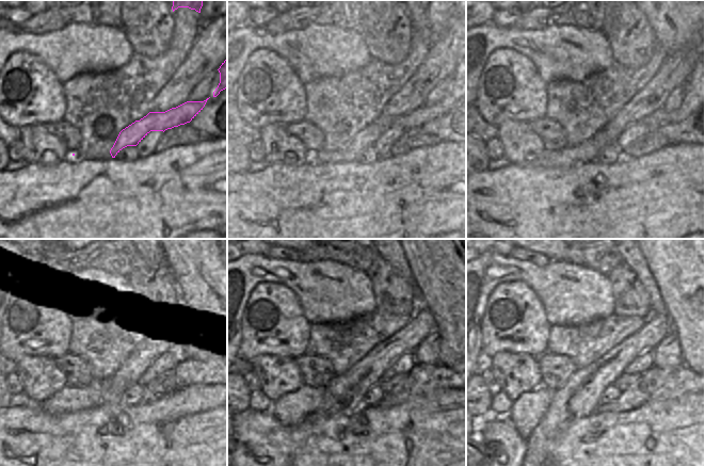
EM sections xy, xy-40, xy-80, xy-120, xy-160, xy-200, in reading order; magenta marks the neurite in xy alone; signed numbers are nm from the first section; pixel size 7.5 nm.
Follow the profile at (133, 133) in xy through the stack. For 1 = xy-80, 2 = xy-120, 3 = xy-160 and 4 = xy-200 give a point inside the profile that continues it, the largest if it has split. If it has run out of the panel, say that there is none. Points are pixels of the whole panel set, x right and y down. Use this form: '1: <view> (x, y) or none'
1: xy-80 (677, 21)
2: xy-120 (205, 260)
3: xy-160 (444, 260)
4: xy-200 (683, 260)

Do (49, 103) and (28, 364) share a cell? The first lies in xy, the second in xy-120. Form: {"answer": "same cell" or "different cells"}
{"answer": "different cells"}

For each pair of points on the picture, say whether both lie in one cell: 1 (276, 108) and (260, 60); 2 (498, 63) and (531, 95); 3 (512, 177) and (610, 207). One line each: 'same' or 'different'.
1: same
2: same
3: same

